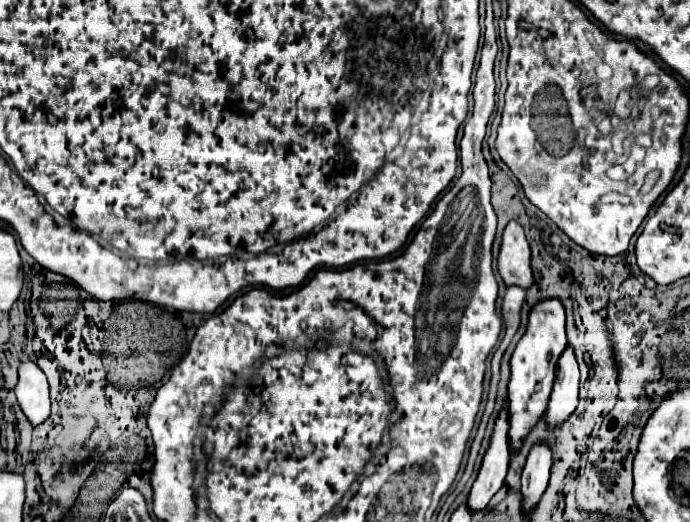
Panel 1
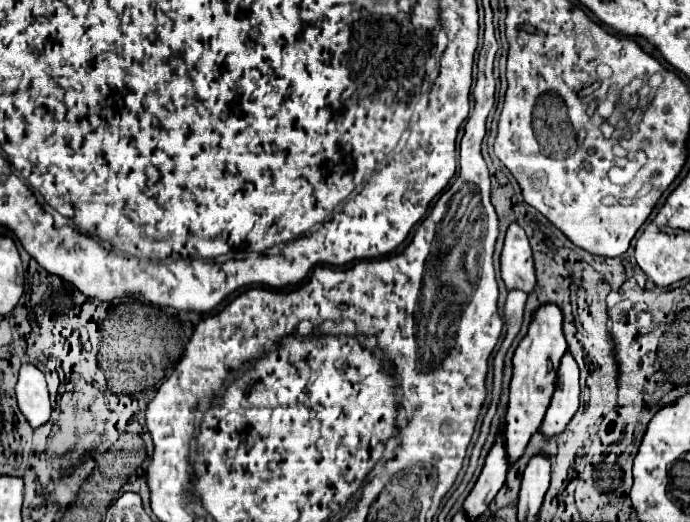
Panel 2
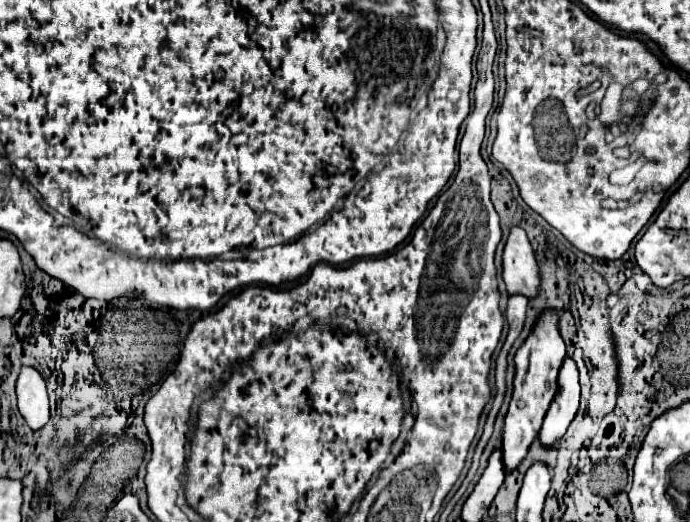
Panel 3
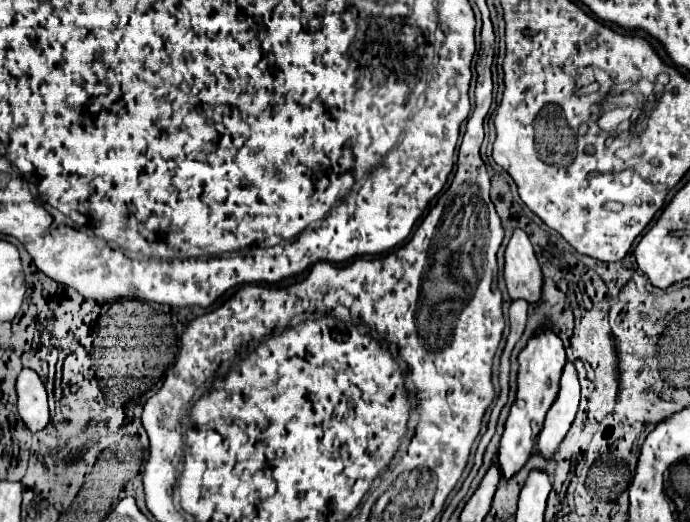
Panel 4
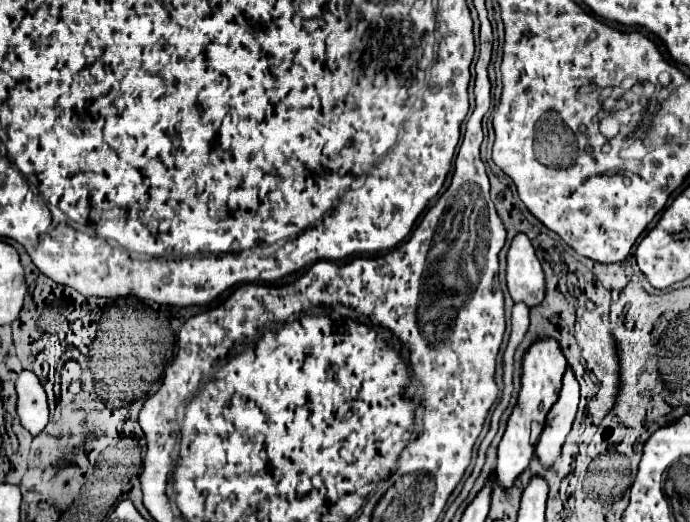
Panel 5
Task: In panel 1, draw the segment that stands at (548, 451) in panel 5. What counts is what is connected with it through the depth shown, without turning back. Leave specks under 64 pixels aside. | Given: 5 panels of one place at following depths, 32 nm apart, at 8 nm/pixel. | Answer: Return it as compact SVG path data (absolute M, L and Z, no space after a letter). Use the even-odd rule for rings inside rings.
M566 348L556 368L556 384L552 390L552 400L546 410L548 428L562 426L574 414L578 406L578 380L580 380L578 362L572 356L572 348Z

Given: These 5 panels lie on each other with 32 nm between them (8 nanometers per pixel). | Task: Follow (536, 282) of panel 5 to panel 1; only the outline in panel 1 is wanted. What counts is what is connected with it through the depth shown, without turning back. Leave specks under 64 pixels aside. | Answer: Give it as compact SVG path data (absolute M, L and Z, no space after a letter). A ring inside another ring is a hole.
M510 222L504 230L502 248L498 254L498 270L506 286L520 286L528 290L534 284L530 246L518 222Z

